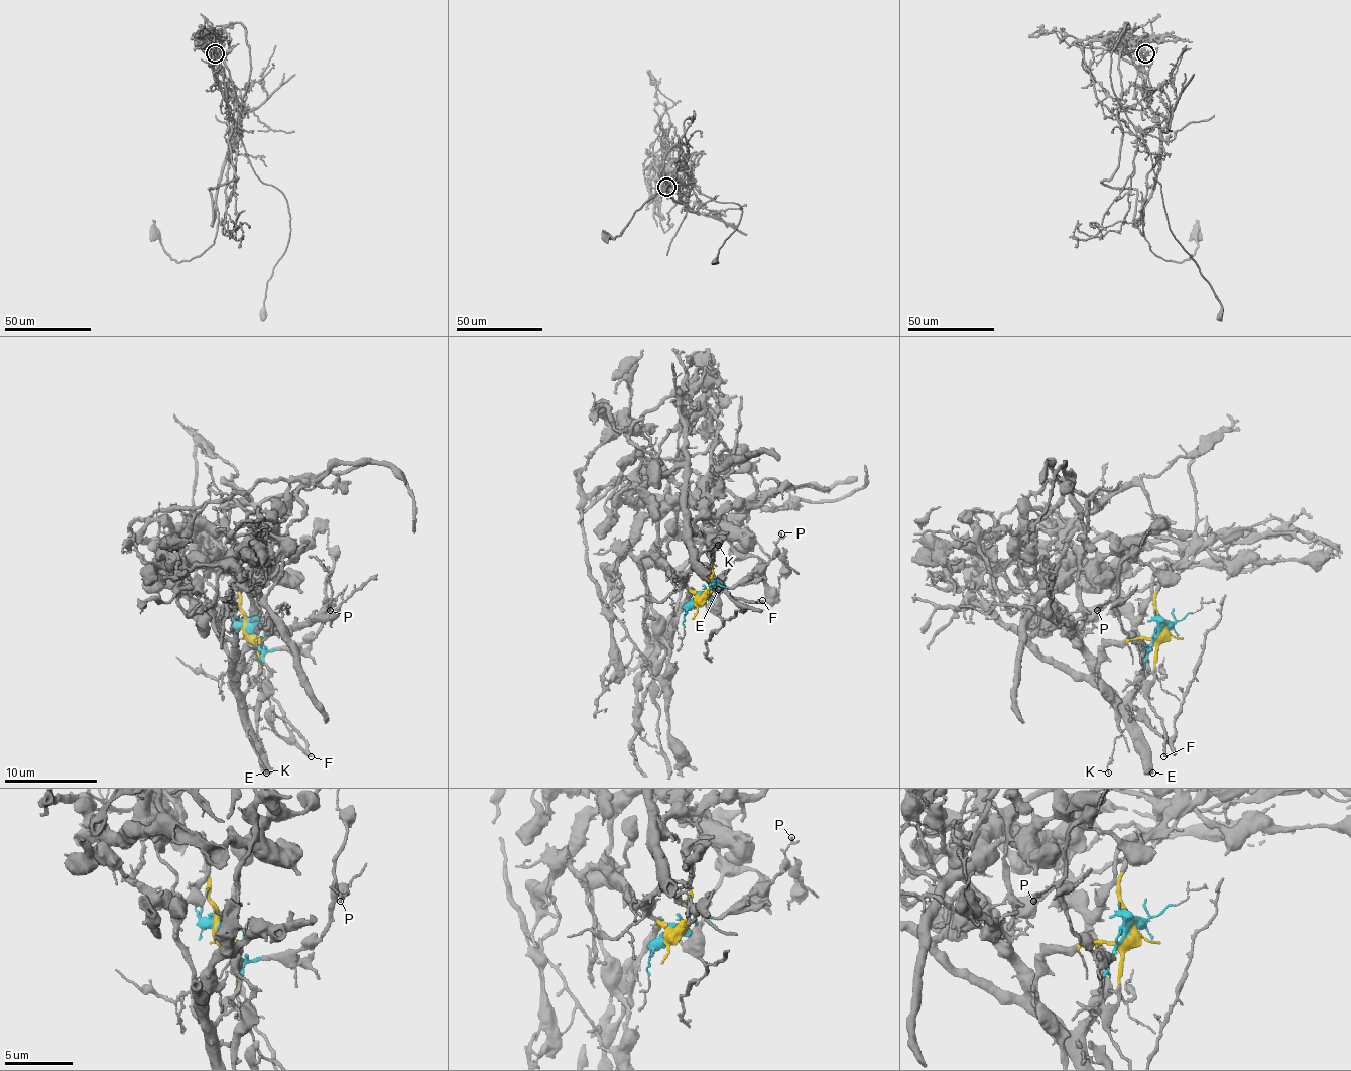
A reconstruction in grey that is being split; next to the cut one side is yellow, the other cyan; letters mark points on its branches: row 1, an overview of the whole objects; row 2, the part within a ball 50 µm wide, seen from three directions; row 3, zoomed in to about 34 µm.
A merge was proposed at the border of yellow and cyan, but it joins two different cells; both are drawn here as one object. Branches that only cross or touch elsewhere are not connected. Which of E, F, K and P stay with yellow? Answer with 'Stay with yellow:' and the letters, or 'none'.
Stay with yellow: F

